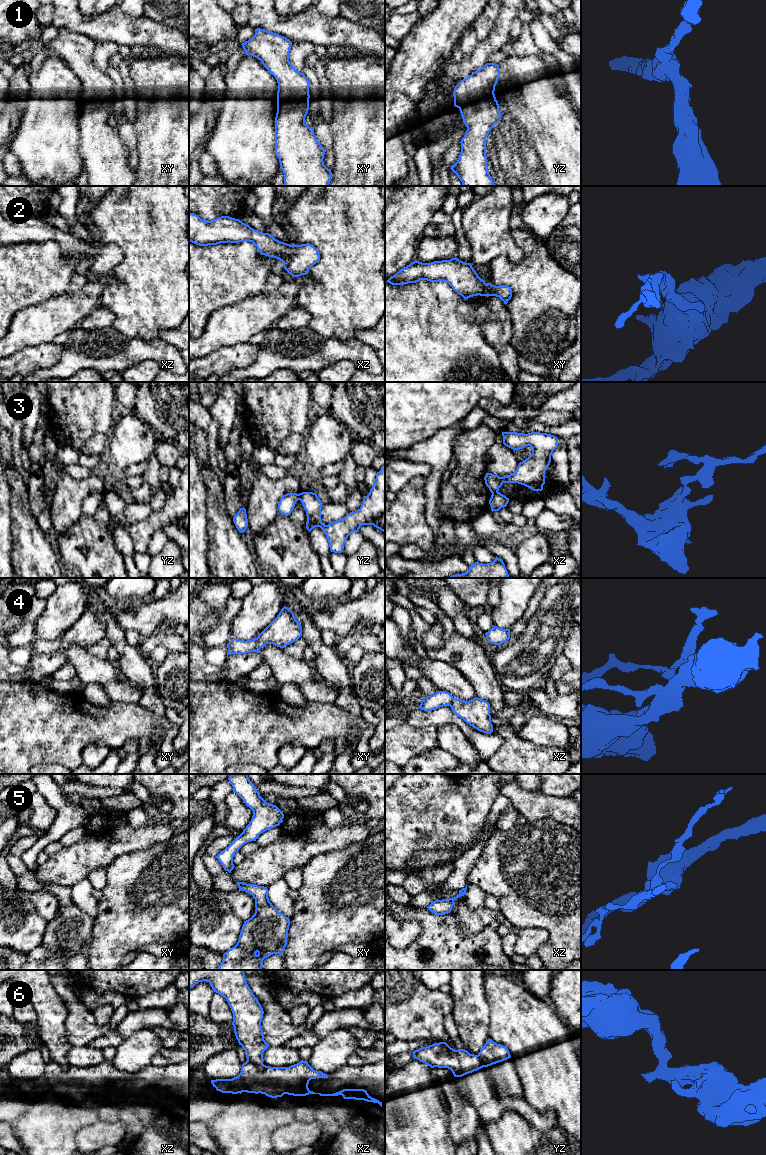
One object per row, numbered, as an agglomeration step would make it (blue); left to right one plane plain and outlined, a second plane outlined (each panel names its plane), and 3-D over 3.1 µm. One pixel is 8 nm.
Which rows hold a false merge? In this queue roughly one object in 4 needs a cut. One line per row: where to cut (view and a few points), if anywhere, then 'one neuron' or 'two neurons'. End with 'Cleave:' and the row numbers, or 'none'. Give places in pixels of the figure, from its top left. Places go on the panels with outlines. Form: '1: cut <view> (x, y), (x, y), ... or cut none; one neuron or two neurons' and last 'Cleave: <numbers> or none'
1: cut none; one neuron
2: cut none; one neuron
3: cut yz (298, 494), (299, 499); two neurons
4: cut xy (257, 638), (254, 650); two neurons
5: cut none; one neuron
6: cut xz (247, 1060), (255, 1064), (263, 1064); two neurons
Cleave: 3, 4, 6

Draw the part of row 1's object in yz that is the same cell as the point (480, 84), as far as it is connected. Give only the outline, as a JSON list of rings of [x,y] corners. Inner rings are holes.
[[[486,63],[454,88],[454,106],[460,110],[467,127],[461,140],[461,152],[451,170],[458,176],[463,186],[495,186],[487,168],[486,138],[493,126],[500,122],[501,112],[494,91],[500,75],[498,64]]]

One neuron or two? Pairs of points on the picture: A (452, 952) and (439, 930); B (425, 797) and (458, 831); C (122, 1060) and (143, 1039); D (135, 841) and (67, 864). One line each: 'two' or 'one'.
A: one
B: one
C: one
D: one

